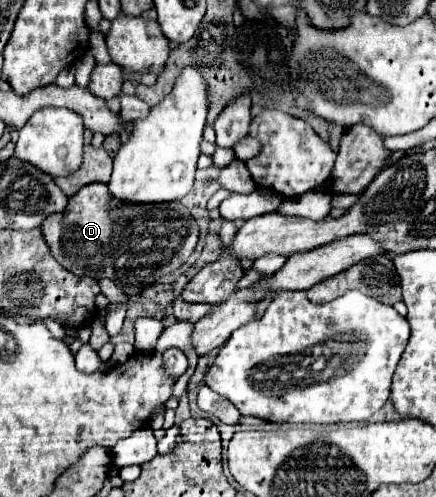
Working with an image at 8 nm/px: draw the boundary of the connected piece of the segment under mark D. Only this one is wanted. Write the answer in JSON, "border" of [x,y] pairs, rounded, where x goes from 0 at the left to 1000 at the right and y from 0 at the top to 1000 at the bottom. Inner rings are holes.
{"border":[[[243,368],[188,376],[161,396],[147,425],[101,441],[96,469],[142,537],[211,561],[261,561],[294,598],[417,537],[454,485],[454,453],[417,408],[271,404],[257,400]]]}

